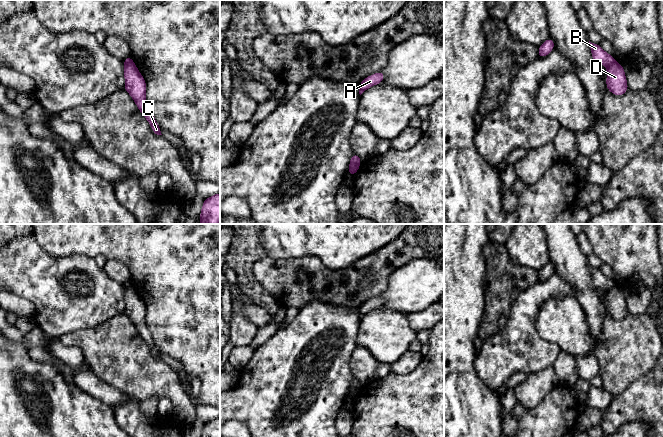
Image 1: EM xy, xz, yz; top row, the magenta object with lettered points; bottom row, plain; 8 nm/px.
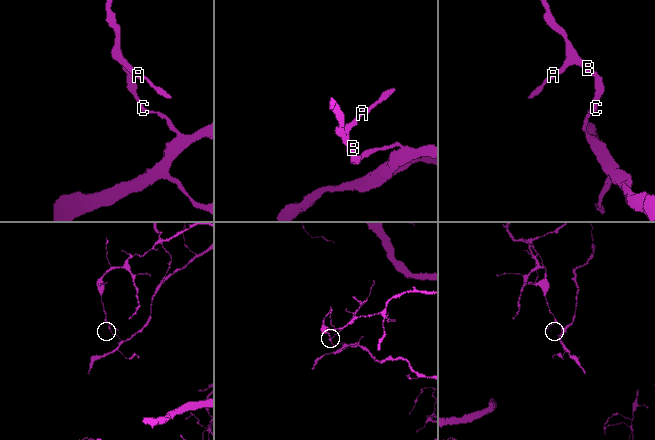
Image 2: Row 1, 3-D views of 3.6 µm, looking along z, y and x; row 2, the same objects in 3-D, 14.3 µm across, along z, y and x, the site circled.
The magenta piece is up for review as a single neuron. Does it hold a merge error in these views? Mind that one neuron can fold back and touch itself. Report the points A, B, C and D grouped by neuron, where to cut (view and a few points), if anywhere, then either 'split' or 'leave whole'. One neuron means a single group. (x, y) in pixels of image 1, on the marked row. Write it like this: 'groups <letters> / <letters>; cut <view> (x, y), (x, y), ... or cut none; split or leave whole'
groups A B / C D; cut xz (358, 165), (349, 168); split

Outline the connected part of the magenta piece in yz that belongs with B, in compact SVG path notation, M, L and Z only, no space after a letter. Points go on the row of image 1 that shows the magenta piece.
M589 41L589 46L592 51L592 57L595 63L609 66L615 61L615 57L607 54L599 44L594 44Z

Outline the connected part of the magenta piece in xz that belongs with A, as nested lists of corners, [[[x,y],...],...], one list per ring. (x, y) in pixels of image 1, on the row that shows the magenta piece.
[[[382,71],[373,74],[372,76],[366,77],[360,83],[359,94],[361,95],[368,88],[372,87],[375,84],[381,84],[384,79],[384,73]]]

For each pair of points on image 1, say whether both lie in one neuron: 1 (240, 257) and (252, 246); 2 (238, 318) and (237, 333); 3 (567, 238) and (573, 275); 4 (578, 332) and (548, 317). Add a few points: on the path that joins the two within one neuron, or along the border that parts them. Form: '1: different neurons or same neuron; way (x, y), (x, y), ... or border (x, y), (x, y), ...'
1: same neuron; way (243, 254), (249, 249)
2: same neuron; way (238, 322), (238, 329)
3: same neuron; way (567, 247), (567, 257), (572, 266)
4: same neuron; way (571, 331), (555, 317)

